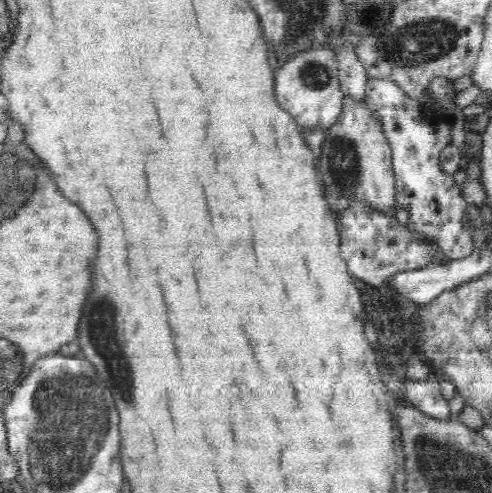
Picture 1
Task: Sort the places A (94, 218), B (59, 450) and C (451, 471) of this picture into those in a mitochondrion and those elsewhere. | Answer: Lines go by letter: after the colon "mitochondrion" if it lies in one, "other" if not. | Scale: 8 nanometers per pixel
A: other
B: mitochondrion
C: mitochondrion

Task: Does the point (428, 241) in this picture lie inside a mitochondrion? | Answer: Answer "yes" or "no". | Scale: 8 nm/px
no

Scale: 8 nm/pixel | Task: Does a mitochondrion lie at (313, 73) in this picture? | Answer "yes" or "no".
yes

